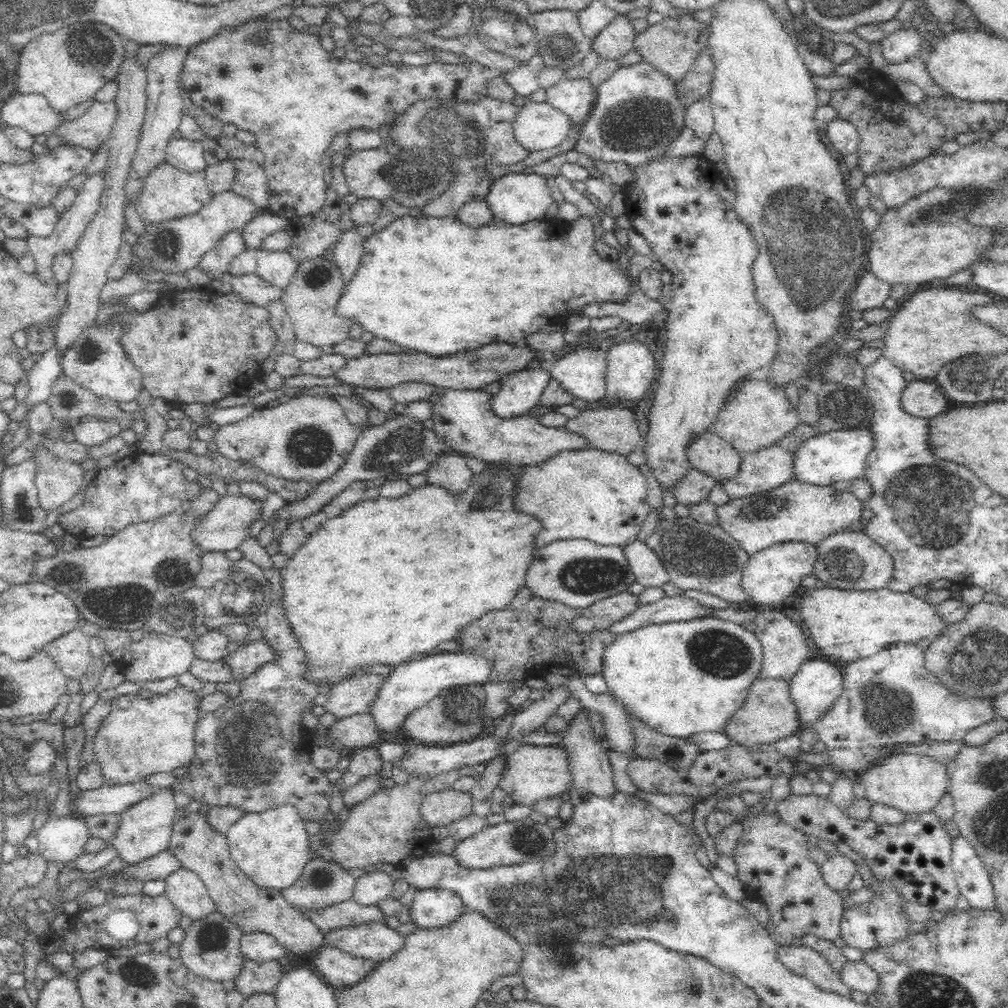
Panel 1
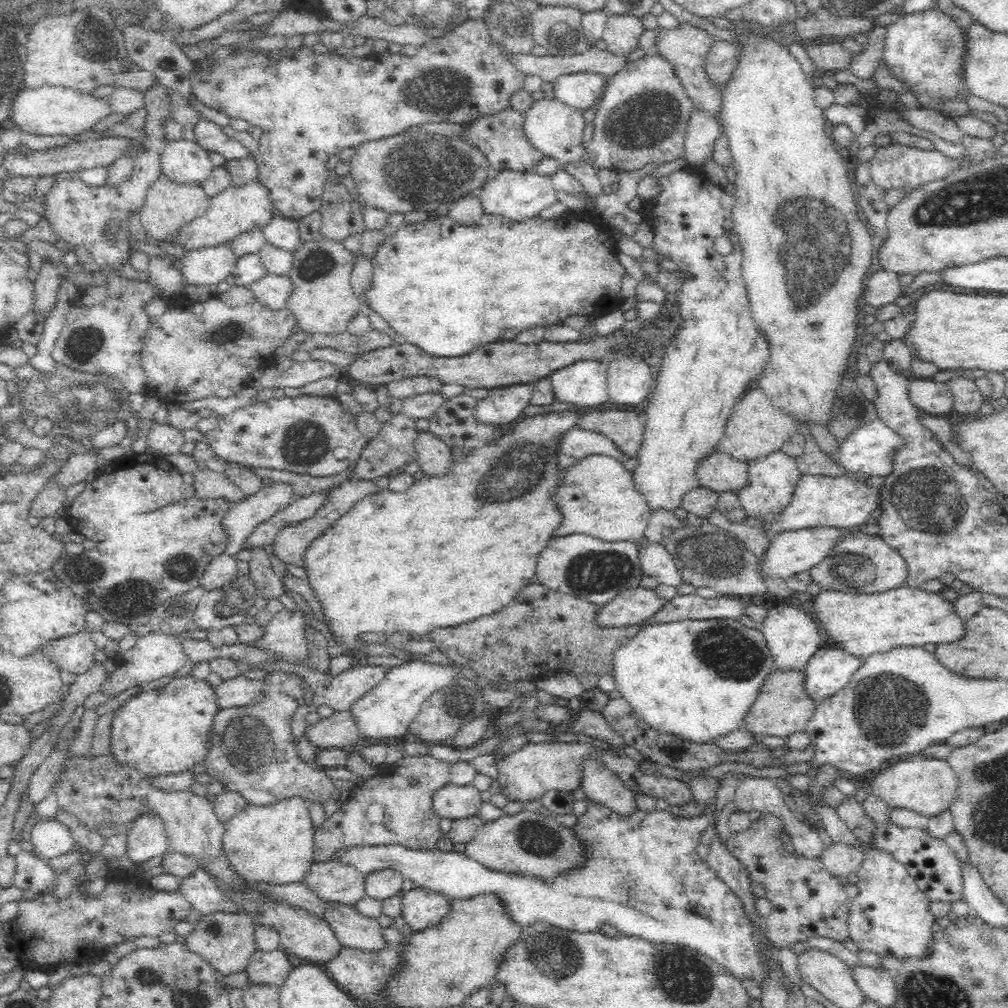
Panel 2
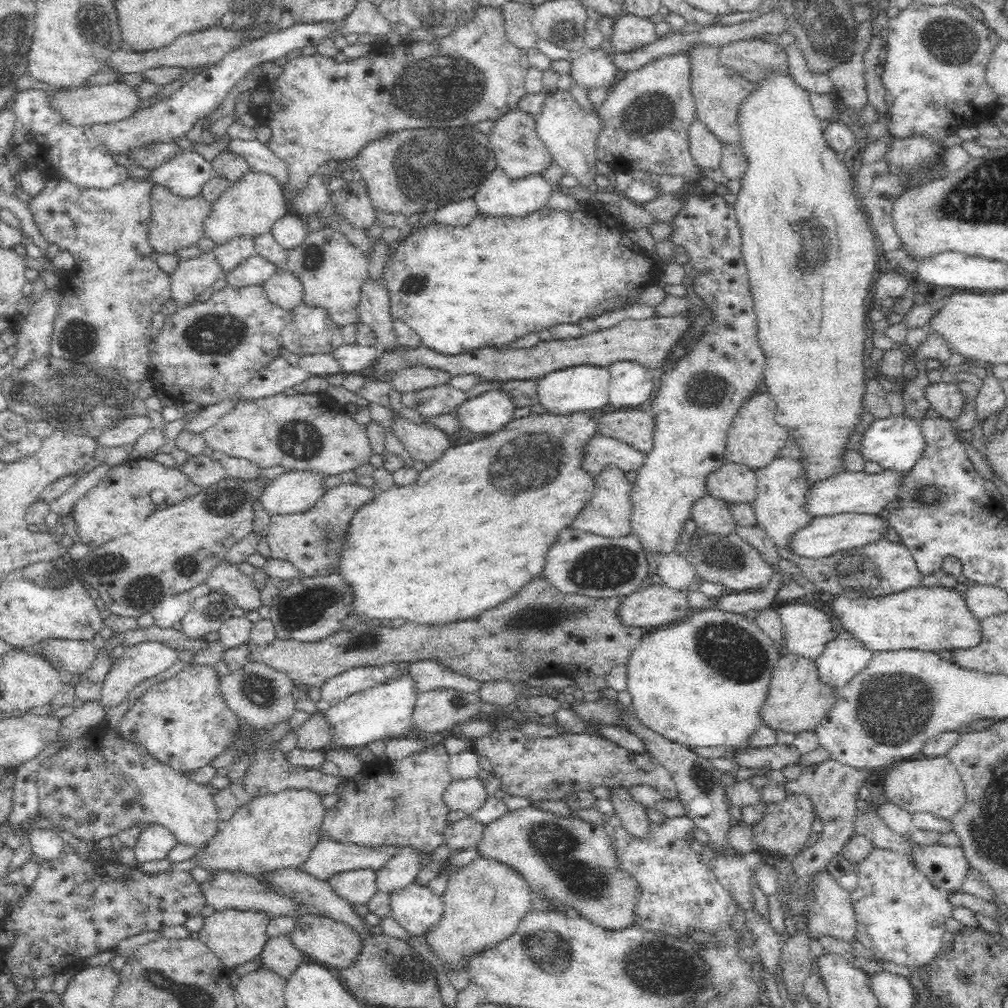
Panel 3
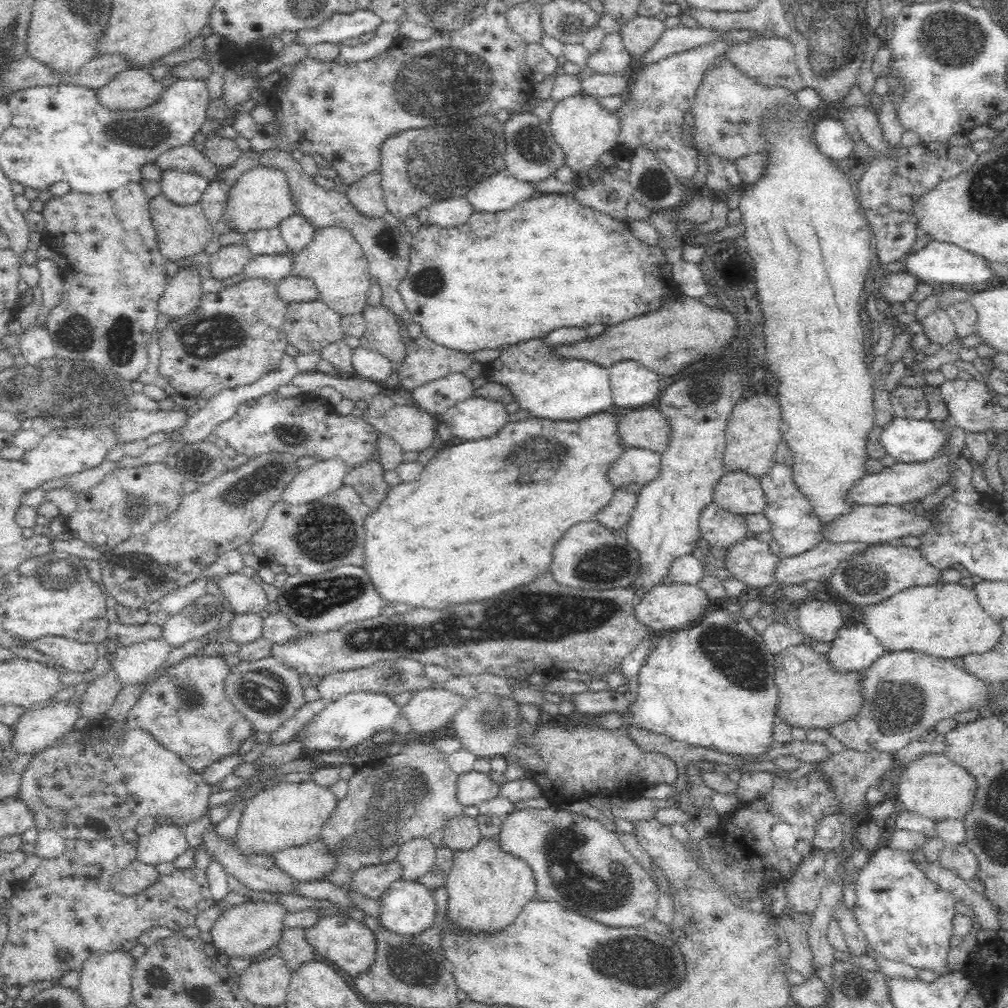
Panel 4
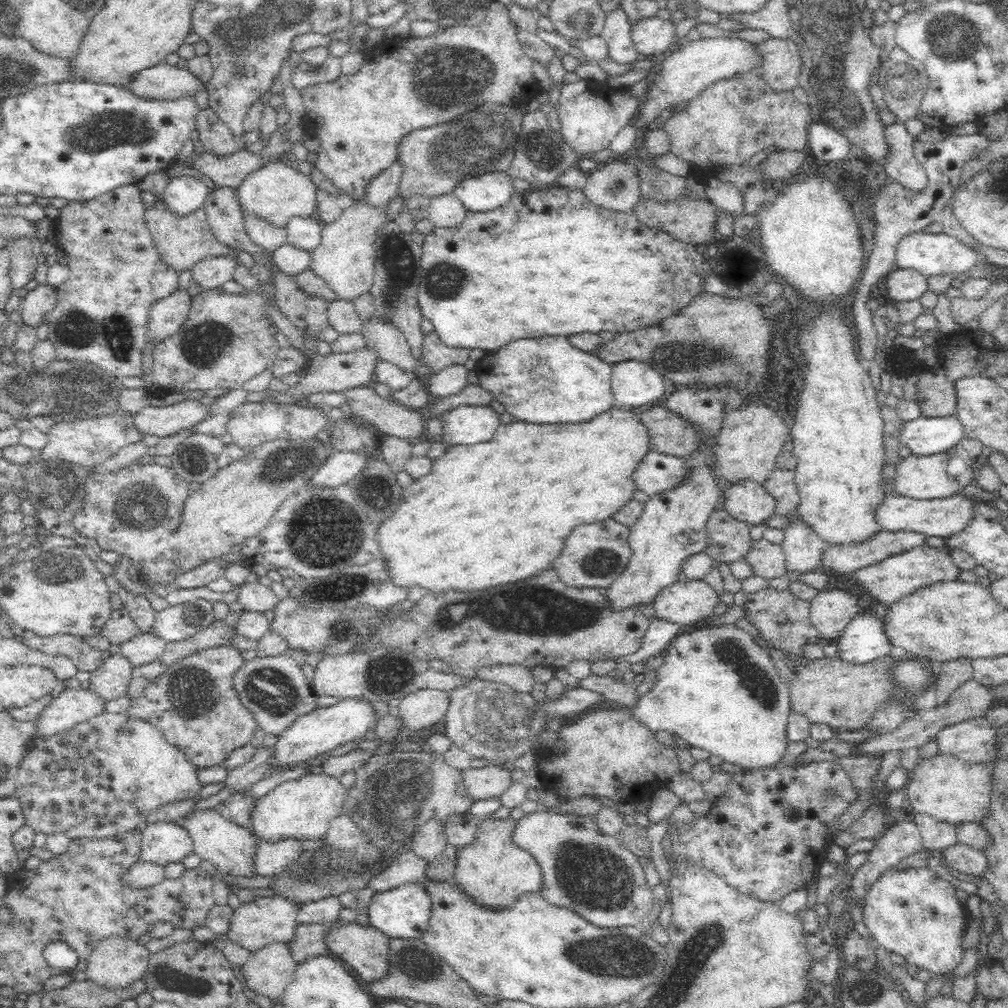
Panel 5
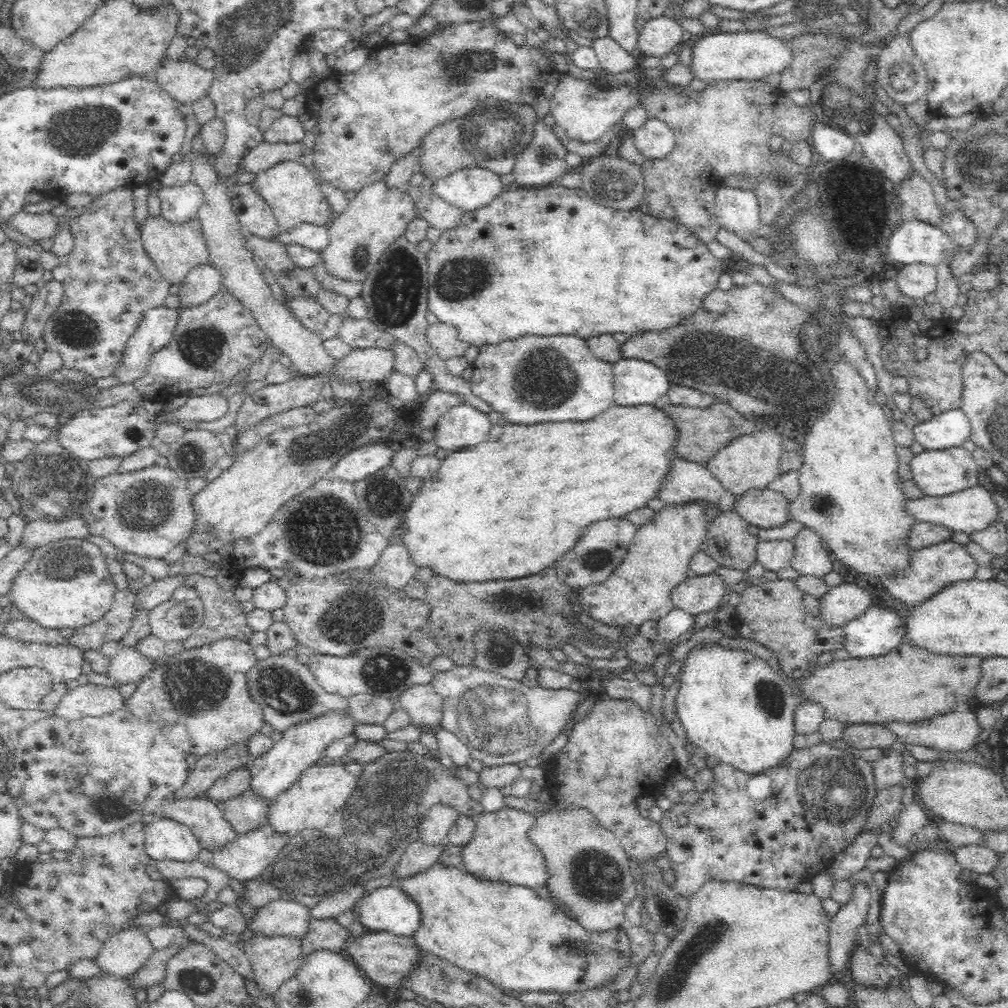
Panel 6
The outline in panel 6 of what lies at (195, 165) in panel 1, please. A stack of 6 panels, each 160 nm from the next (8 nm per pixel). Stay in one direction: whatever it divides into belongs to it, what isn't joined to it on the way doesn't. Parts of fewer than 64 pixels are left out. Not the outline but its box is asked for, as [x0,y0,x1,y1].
[158,182,205,224]

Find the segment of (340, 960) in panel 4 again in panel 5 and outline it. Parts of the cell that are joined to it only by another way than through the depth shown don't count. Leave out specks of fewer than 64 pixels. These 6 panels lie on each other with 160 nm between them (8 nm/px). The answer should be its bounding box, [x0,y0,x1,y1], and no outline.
[326,922,390,985]

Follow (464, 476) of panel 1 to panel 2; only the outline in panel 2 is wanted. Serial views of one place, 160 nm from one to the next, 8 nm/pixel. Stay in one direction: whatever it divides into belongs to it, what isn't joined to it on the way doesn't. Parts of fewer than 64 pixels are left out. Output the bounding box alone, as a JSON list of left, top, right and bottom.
[413,430,452,475]

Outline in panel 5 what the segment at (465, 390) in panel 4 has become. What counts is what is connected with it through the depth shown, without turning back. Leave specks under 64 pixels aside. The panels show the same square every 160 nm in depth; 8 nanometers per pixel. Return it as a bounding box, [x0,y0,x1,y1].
[426,364,468,399]

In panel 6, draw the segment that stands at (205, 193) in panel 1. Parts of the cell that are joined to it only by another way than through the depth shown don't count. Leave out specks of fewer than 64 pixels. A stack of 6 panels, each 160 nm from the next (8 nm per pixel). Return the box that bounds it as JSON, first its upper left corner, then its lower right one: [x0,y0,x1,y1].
[139,216,209,285]

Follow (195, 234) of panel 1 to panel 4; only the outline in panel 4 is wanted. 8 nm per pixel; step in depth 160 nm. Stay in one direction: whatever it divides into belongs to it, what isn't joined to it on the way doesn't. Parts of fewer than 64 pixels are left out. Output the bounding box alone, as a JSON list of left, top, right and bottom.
[224,164,298,234]

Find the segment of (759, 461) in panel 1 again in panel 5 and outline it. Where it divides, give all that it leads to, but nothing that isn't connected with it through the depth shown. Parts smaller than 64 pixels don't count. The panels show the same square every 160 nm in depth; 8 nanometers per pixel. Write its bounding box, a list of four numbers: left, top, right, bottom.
[763,469,828,574]

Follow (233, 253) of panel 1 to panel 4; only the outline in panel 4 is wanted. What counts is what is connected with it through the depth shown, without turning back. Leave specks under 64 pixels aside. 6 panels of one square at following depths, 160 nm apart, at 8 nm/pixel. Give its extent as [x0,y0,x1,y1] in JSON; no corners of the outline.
[158,268,204,322]

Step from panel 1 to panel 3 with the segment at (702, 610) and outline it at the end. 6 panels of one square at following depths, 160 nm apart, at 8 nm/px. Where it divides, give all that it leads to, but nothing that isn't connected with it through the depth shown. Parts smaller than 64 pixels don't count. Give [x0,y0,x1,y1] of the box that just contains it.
[714,567,796,615]

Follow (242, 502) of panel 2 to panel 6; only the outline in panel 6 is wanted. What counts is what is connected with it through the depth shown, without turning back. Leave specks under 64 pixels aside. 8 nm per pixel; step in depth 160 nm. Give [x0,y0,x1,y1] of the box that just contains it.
[326,441,396,483]

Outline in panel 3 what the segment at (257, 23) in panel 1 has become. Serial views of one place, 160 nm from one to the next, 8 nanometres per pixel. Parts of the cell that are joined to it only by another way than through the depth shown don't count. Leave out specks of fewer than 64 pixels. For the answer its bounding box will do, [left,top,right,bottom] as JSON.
[252,5,529,204]

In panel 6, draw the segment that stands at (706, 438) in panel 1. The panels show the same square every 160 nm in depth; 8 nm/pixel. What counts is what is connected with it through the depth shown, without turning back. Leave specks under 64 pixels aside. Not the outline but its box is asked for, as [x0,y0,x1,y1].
[734,488,790,529]

